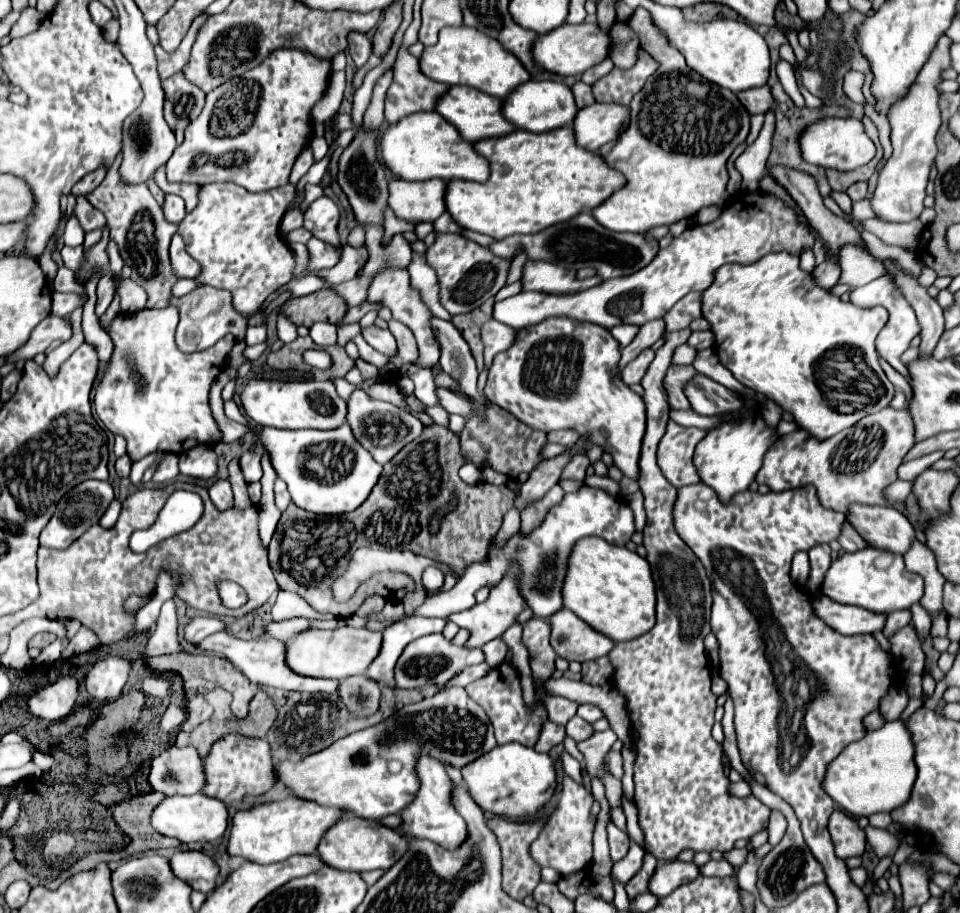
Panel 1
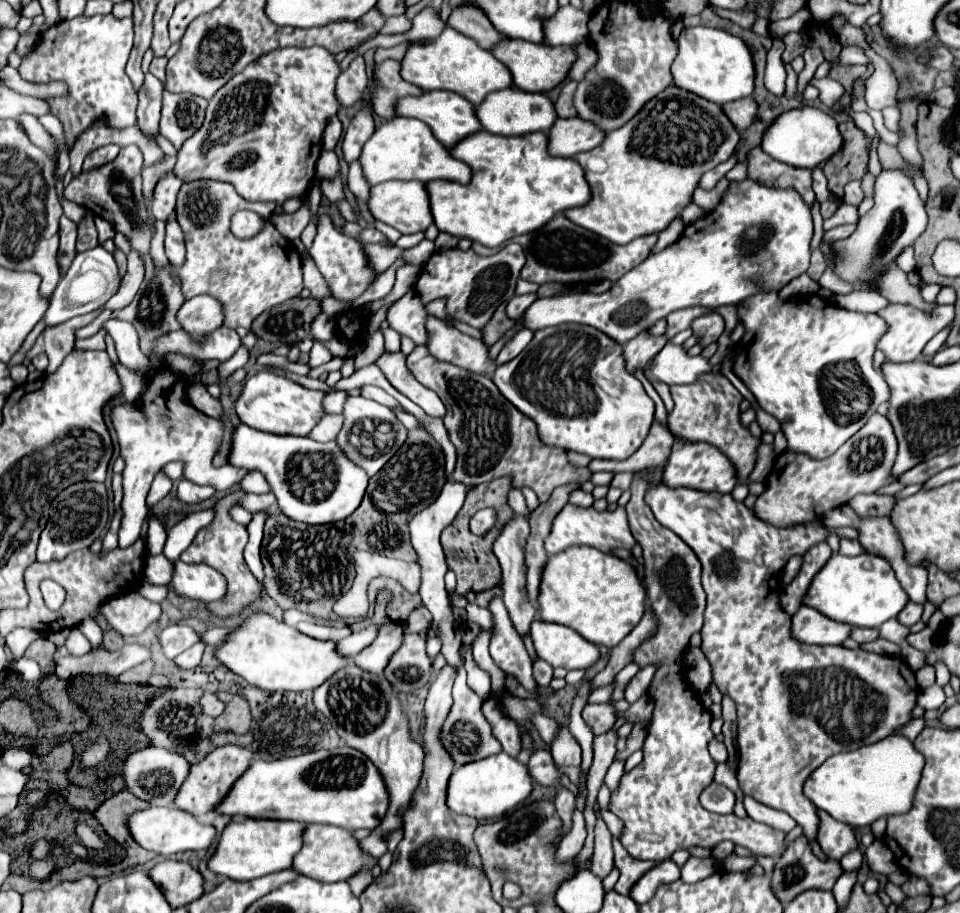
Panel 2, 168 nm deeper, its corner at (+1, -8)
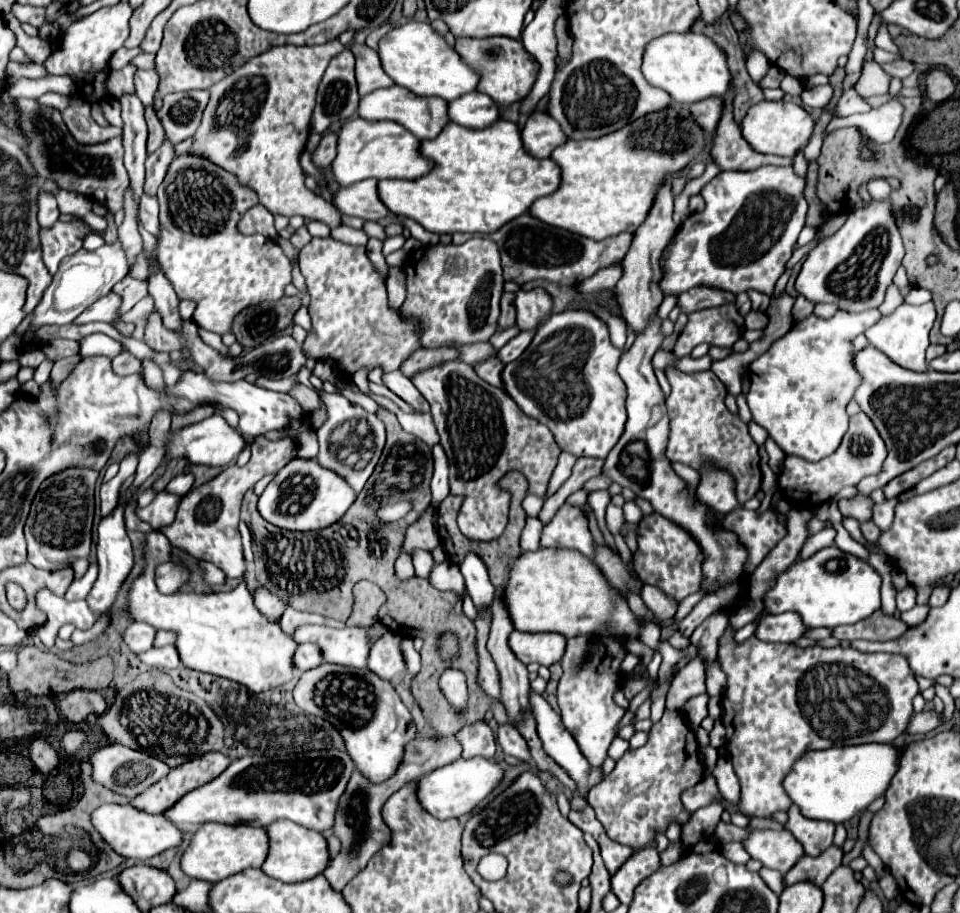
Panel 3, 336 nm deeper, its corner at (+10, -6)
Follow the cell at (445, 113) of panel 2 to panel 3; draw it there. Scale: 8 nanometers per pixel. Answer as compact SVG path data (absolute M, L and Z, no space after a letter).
M393 86L393 88L379 88L367 94L359 102L359 116L365 120L393 120L407 126L407 130L413 132L419 140L431 140L437 138L439 132L451 122L447 108L449 104L443 98L419 98L417 94L411 94L411 90L407 88Z

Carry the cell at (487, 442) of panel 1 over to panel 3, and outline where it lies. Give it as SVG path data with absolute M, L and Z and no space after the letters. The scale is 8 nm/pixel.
M449 360L419 370L411 376L411 382L431 406L439 442L449 460L451 494L465 498L457 518L459 530L471 540L499 538L507 524L511 496L495 486L497 480L509 470L519 470L529 482L529 494L543 498L561 448L555 444L547 426L527 418L501 388L481 380L465 362Z

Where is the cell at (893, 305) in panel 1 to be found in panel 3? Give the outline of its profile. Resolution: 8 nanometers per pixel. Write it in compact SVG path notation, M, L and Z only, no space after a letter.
M927 302L921 306L913 306L913 304L901 304L895 308L895 312L881 316L881 320L877 324L873 324L871 328L867 328L865 336L871 342L871 346L875 346L877 350L881 350L887 358L891 358L895 364L907 368L907 370L915 370L915 372L925 372L927 370L927 360L925 360L925 350L929 346L929 332L933 328L935 322L935 304Z

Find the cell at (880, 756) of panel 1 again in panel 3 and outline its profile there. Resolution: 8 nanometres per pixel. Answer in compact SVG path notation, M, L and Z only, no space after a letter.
M893 744L827 748L807 752L805 758L801 758L791 768L787 778L783 780L783 786L791 796L793 804L797 804L807 818L843 824L849 822L853 816L865 812L867 806L879 796L885 796L897 770L899 750Z

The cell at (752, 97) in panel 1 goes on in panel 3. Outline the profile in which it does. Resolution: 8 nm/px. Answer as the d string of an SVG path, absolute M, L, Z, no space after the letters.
M705 98L703 102L691 104L691 114L699 118L699 124L707 134L713 134L715 128L719 126L719 118L723 116L723 98Z

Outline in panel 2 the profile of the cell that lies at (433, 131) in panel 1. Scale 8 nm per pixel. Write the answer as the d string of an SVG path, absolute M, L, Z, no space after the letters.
M392 118L376 126L374 134L366 140L360 154L362 174L370 186L376 186L386 180L454 180L460 184L470 182L472 170L468 164L450 156L448 148L444 148L430 132L430 128L416 118Z

